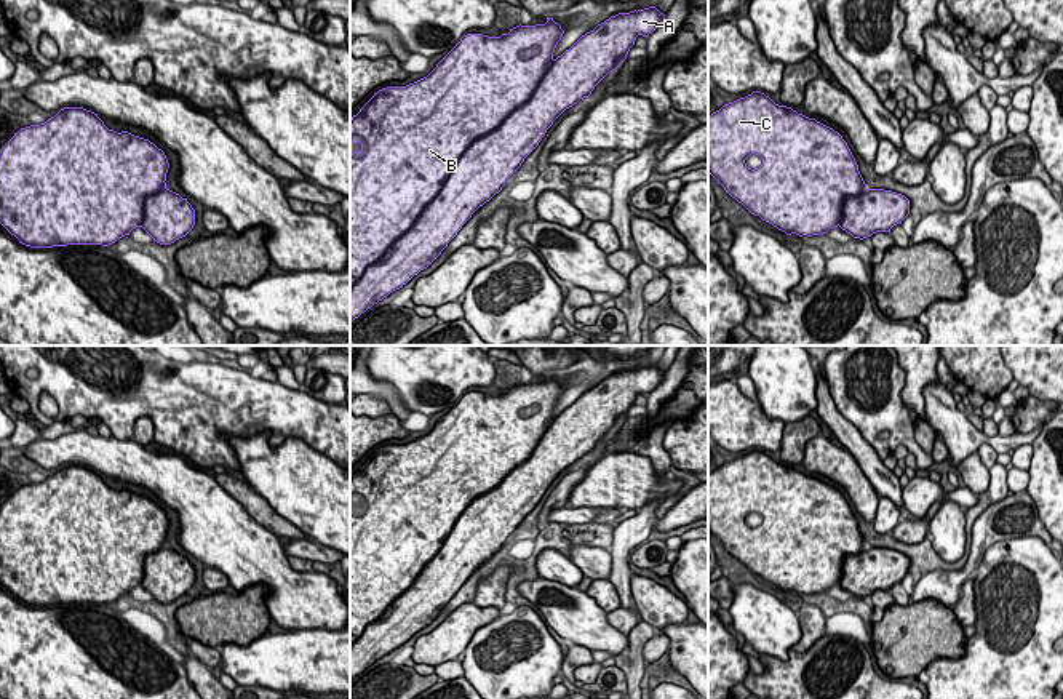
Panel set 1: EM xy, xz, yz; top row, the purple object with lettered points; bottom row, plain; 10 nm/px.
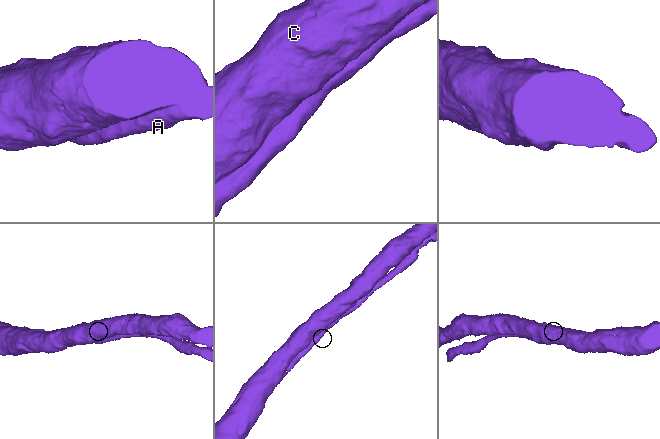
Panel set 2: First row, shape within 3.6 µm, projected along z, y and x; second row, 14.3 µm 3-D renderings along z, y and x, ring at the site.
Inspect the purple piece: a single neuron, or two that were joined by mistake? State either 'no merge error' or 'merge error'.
no merge error

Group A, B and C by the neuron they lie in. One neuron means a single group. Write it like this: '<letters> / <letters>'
A B C

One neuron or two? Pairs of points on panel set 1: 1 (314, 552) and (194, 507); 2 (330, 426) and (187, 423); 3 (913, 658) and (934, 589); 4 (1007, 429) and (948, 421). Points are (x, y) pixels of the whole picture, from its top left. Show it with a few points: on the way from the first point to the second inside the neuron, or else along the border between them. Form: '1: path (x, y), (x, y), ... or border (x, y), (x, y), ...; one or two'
1: border (282, 544), (286, 555); two
2: path (294, 416), (222, 416); one
3: border (915, 600), (935, 599), (951, 610); two
4: border (1015, 432), (1009, 435), (998, 434); two

